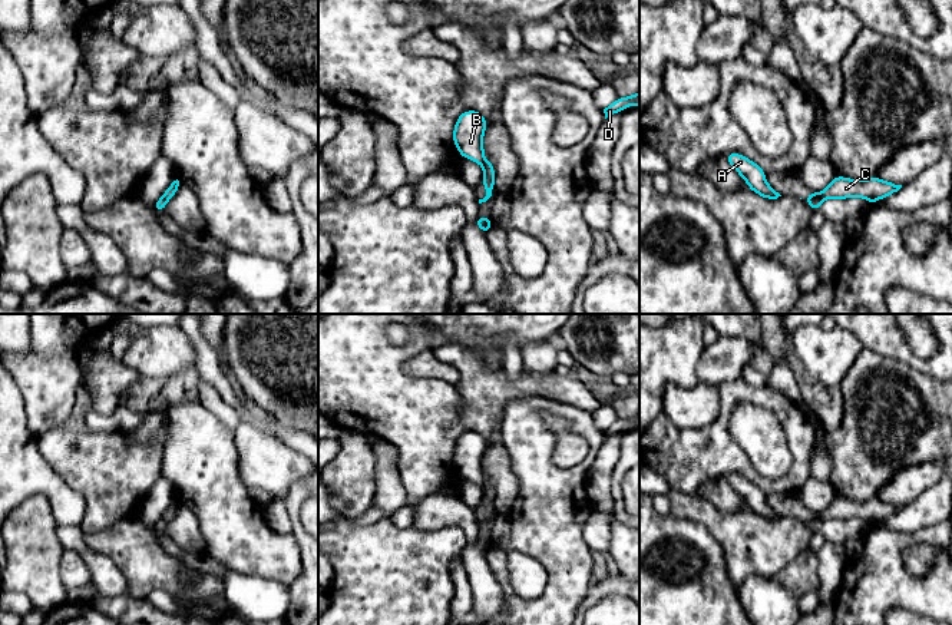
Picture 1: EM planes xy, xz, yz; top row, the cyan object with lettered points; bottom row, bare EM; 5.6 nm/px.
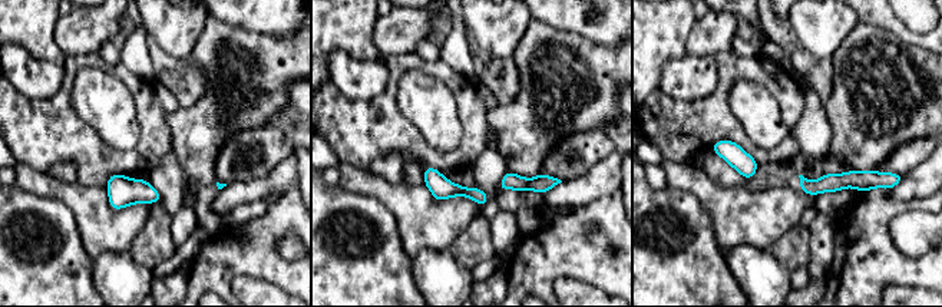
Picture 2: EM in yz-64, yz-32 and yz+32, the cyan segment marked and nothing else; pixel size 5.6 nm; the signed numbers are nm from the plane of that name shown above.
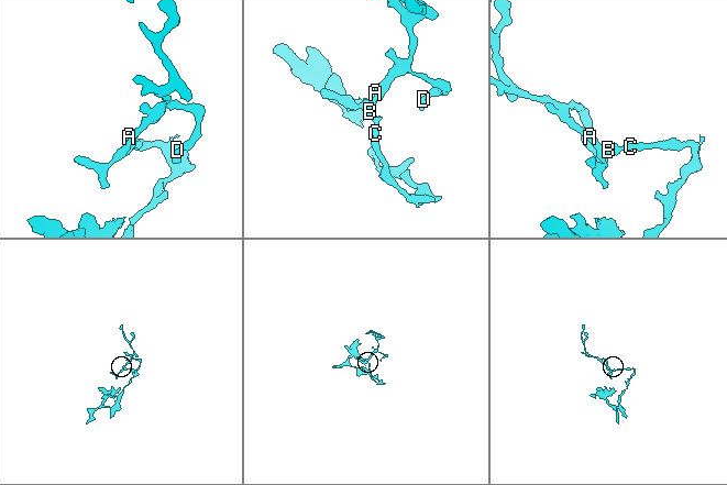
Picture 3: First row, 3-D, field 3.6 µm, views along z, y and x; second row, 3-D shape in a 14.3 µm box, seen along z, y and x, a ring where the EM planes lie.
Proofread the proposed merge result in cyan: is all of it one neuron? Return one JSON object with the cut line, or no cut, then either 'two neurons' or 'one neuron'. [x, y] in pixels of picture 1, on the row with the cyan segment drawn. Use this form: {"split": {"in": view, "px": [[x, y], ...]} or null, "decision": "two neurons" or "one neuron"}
{"split": {"in": "yz", "px": [[807, 198], [817, 198], [820, 201]]}, "decision": "two neurons"}

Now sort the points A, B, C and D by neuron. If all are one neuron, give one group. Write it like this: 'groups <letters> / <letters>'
groups A B D / C

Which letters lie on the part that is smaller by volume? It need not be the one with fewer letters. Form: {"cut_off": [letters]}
{"cut_off": ["A", "B", "D"]}

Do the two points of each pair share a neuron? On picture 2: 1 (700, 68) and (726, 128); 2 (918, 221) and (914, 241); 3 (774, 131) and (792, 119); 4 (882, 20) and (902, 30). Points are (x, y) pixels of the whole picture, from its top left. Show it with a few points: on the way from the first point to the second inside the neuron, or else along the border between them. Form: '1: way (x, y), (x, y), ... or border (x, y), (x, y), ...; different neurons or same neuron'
1: border (716, 59), (717, 85), (701, 98), (677, 99); different neurons
2: way (918, 225), (914, 237); same neuron
3: border (803, 93), (805, 112), (792, 129); different neurons
4: way (886, 20), (898, 26); same neuron

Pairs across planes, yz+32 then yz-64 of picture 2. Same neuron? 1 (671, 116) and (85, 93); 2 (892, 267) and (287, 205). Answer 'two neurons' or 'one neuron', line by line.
1: two neurons
2: one neuron

